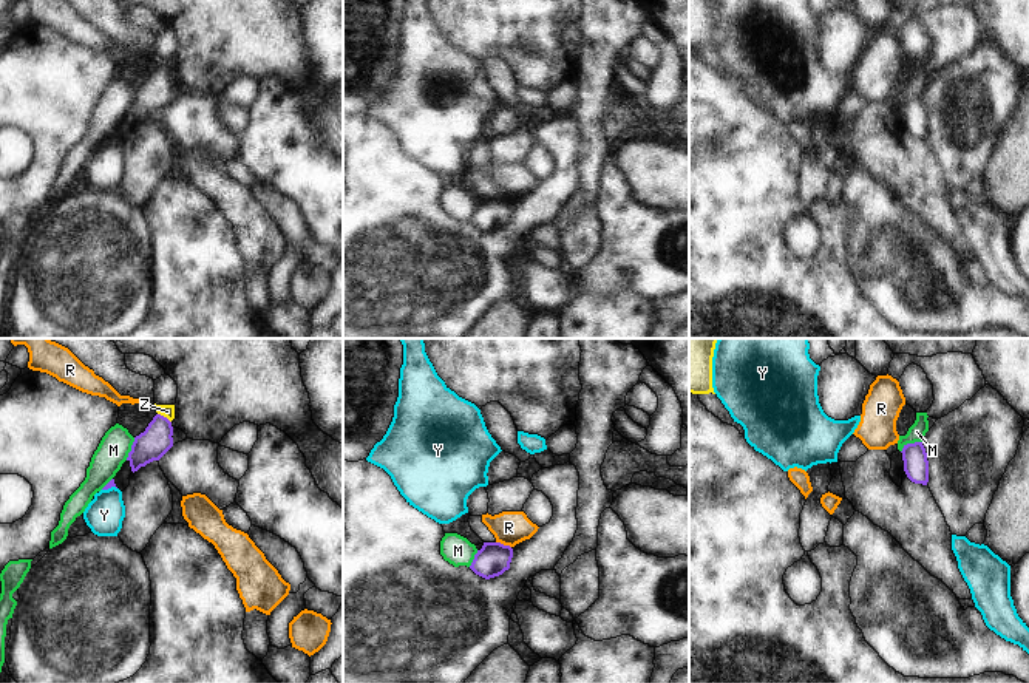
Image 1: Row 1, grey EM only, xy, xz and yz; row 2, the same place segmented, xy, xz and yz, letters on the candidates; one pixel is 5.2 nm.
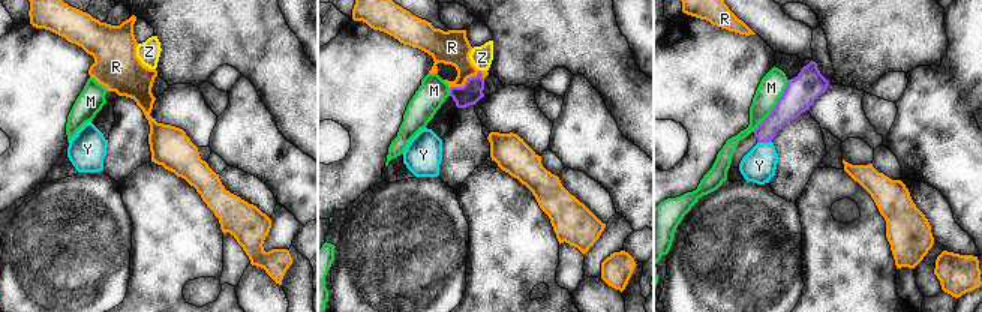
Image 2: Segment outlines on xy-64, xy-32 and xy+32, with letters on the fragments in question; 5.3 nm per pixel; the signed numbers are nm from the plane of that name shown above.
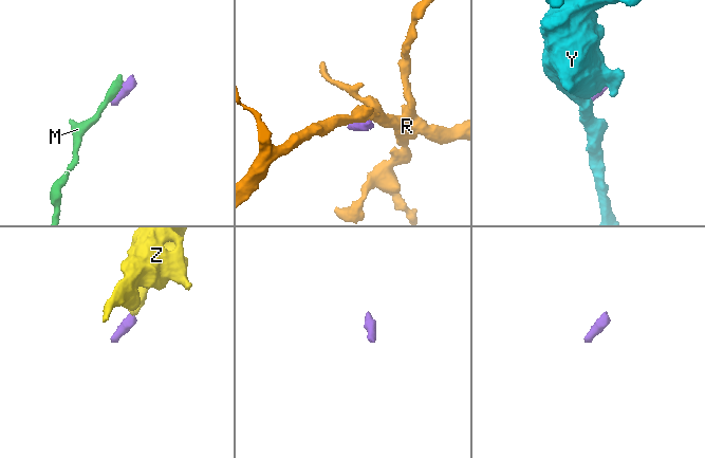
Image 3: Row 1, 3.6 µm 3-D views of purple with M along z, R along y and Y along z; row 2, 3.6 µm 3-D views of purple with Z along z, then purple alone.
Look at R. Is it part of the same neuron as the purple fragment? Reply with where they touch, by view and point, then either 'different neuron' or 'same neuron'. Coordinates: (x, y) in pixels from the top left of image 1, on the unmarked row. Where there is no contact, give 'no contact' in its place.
contact xz (502, 198); different neuron

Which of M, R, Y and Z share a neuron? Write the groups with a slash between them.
M / R / Y / Z

